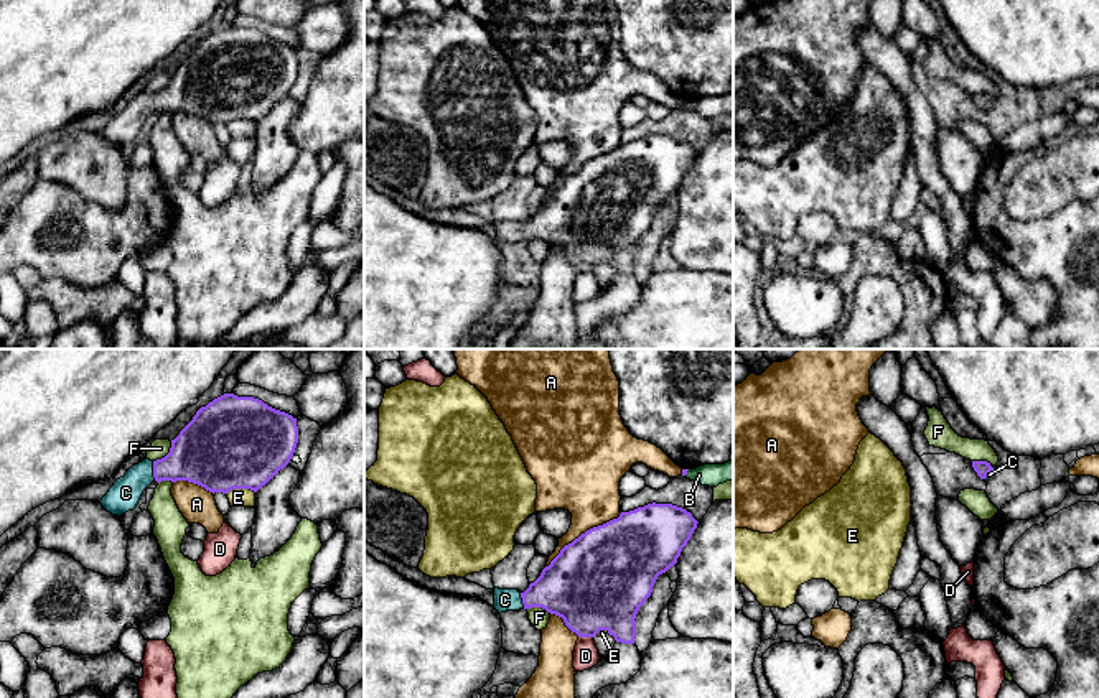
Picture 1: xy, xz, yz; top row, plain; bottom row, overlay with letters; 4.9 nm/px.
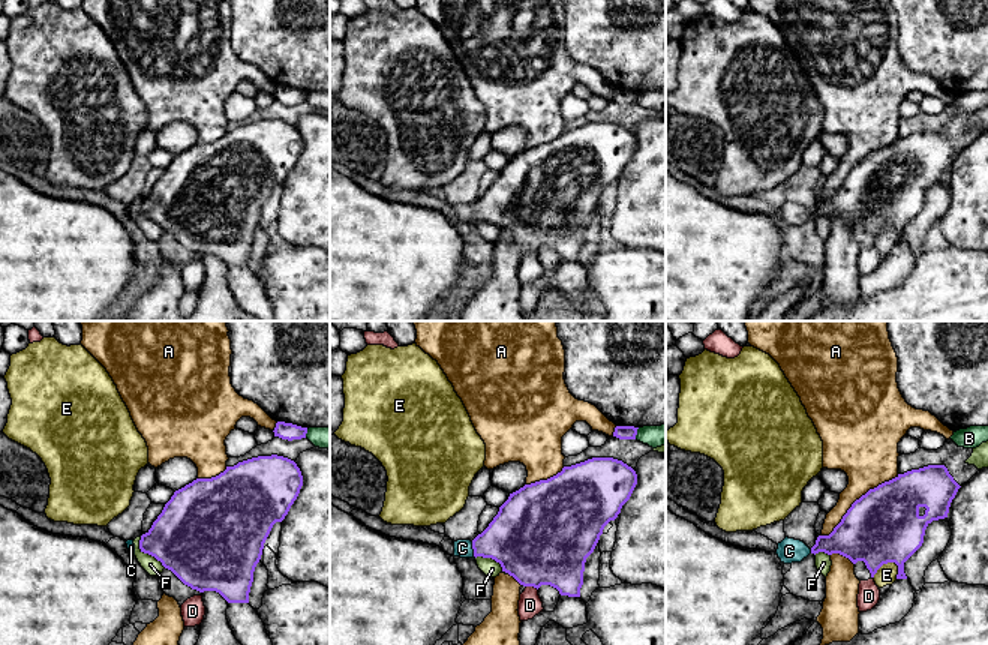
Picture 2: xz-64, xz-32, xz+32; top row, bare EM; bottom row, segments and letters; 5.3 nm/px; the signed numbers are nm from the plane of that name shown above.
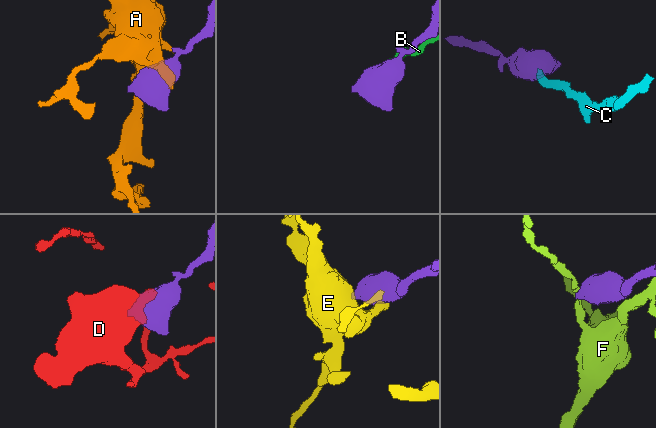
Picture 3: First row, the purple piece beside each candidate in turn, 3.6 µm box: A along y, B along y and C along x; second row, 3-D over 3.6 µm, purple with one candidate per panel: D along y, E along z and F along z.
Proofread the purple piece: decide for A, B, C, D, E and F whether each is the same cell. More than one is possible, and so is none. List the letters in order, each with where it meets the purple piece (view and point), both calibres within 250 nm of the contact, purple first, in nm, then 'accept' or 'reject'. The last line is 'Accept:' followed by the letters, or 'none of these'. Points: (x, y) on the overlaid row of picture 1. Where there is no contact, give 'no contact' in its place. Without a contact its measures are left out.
A: contact xz (582, 534); calibres 480 and 320 nm; reject
B: contact xz (686, 473); calibres 30 and 110 nm; reject
C: contact xy (154, 471); calibres 300 and 150 nm; accept
D: contact xz (585, 636); calibres 440 and 130 nm; reject
E: contact xy (239, 488); calibres 440 and 100 nm; reject
F: contact xy (167, 455); calibres 400 and 90 nm; reject
Accept: C

